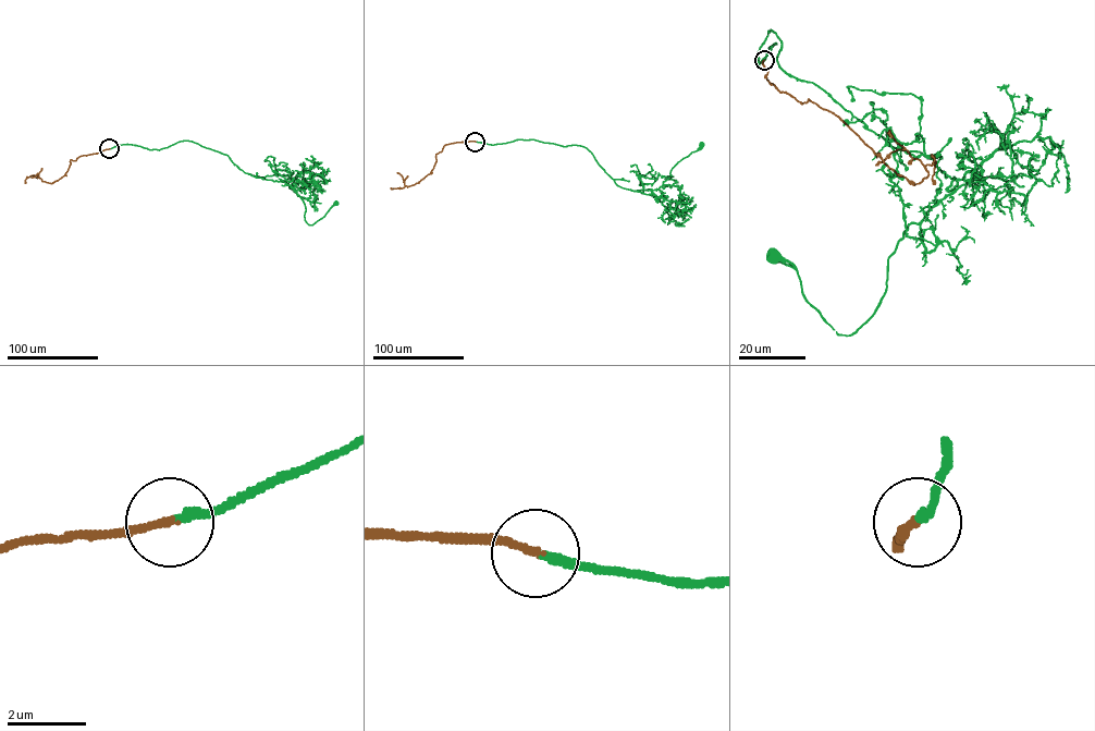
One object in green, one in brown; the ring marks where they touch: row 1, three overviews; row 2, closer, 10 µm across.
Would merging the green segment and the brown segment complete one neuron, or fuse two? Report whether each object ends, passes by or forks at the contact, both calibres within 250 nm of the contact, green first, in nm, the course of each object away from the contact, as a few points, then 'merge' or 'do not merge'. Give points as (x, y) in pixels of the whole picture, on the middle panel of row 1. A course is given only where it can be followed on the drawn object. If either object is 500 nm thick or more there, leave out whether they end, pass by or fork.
green ends; brown ends; calibres 240 and 190 nm; course green (476, 142), (580, 145), (617, 185), (659, 199), (671, 169), (702, 144); course brown (476, 142), (445, 145), (435, 154), (437, 161), (429, 174), (414, 184), (392, 189); merge

